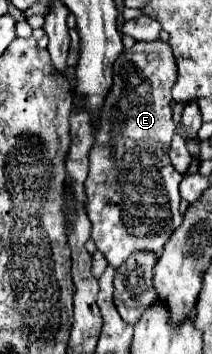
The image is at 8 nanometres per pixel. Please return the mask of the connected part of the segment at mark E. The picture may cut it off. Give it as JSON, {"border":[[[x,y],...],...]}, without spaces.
{"border":[[[164,40],[136,42],[130,50],[124,50],[114,66],[114,86],[110,88],[100,114],[100,126],[94,134],[94,146],[90,152],[90,174],[86,178],[86,214],[92,222],[92,240],[114,268],[118,268],[130,256],[130,252],[136,252],[138,248],[162,254],[166,240],[182,222],[182,214],[178,210],[178,184],[182,182],[182,174],[174,170],[168,156],[170,142],[176,132],[170,106],[170,90],[174,82],[176,60],[170,44]]]}

